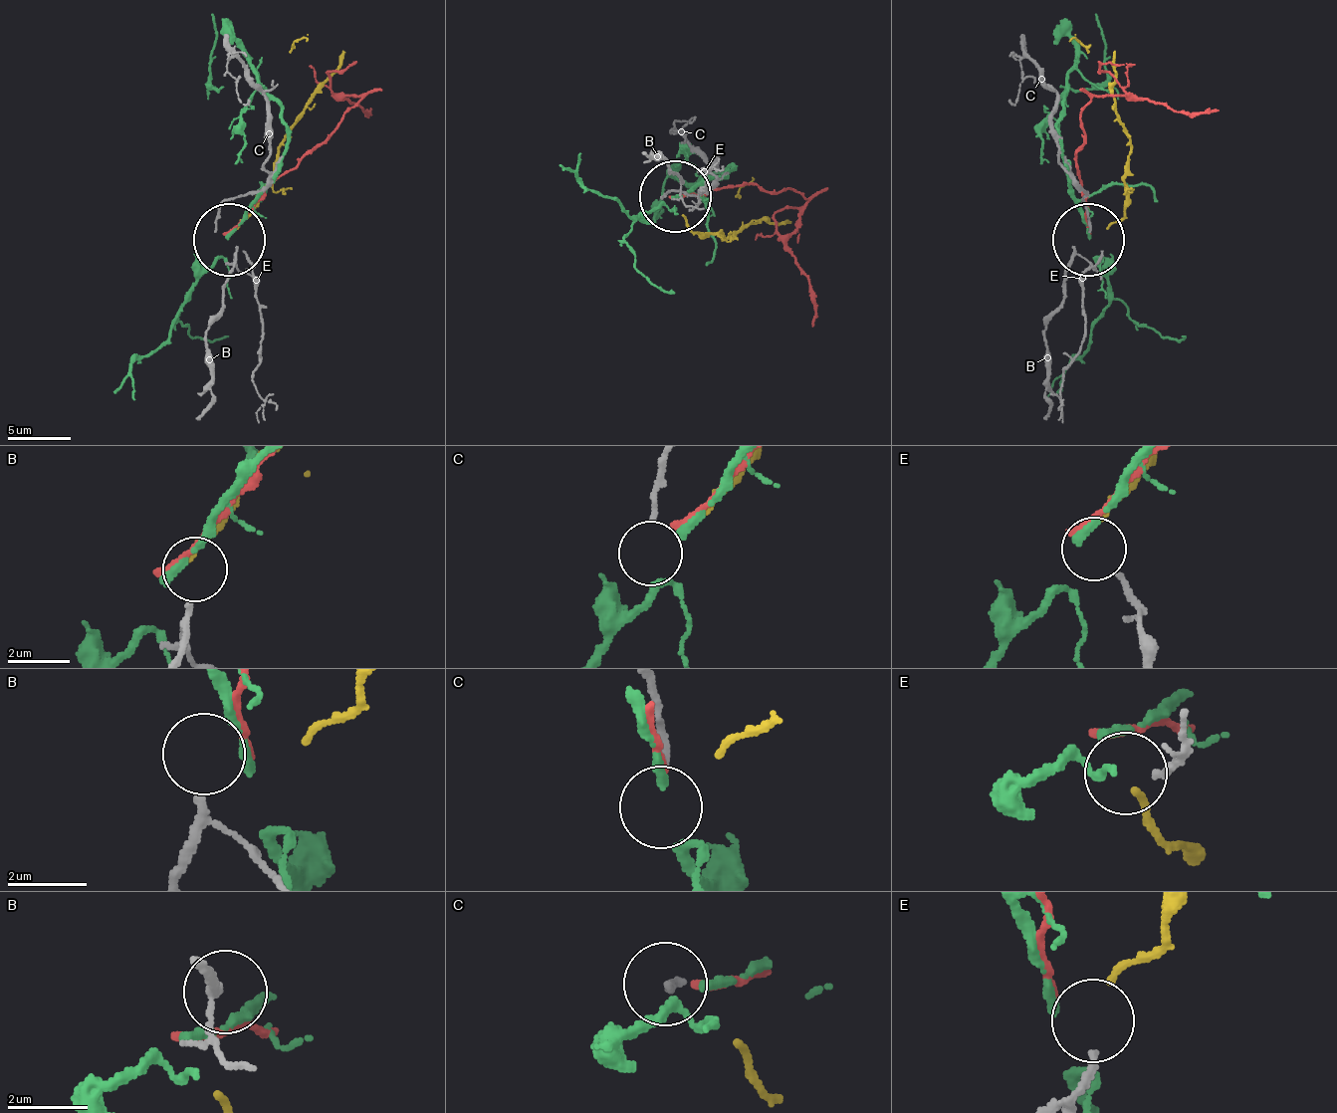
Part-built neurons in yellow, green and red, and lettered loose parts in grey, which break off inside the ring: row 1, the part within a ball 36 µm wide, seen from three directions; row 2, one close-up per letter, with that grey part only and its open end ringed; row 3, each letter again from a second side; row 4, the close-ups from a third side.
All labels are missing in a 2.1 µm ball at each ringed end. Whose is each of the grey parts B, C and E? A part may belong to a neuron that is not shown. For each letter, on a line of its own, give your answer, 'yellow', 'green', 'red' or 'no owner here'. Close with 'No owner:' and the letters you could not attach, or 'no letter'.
B: no owner here
C: no owner here
E: yellow
No owner: B, C

